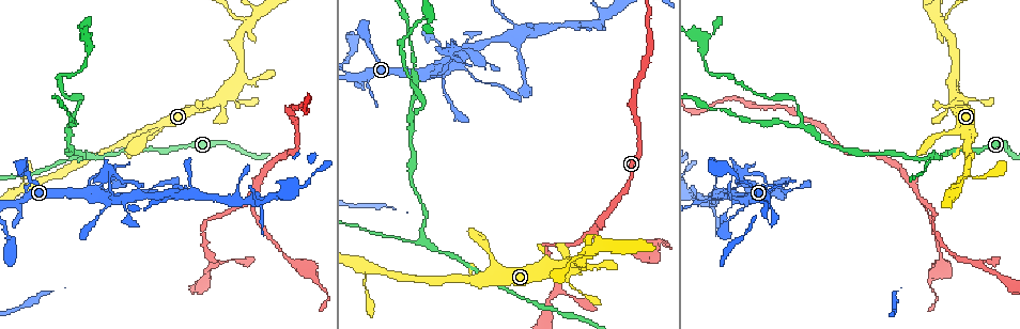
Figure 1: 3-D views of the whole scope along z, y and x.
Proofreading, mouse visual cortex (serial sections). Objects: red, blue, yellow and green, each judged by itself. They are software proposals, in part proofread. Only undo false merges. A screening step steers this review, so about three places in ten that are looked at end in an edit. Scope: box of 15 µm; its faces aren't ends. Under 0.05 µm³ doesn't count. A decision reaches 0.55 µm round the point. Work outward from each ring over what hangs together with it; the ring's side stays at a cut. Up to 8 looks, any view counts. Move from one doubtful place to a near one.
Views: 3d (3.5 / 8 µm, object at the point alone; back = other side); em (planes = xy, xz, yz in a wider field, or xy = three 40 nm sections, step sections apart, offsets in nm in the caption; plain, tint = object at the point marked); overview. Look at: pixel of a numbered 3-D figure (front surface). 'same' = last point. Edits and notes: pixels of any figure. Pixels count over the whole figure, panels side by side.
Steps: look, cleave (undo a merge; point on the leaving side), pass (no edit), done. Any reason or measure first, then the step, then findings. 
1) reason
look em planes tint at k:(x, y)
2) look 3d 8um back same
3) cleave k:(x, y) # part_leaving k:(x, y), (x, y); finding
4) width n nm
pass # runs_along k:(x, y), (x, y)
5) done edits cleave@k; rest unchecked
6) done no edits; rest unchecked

look 3d 8um at 1:(923, 201)

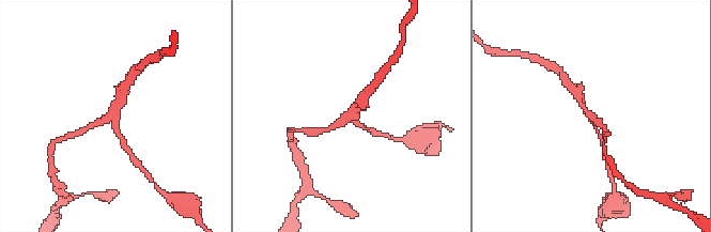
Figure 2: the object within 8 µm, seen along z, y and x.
arms 3; arm_widths 150, 200, 250 nm
look em xy step 5 tint at 2:(587, 112)

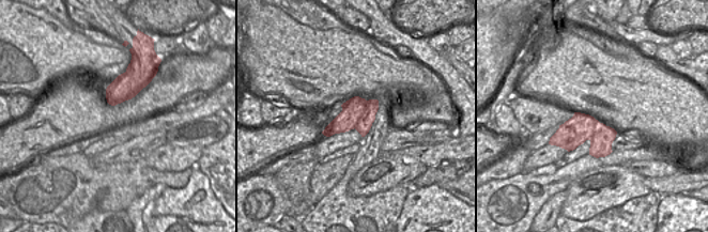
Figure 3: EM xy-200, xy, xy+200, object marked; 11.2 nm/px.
cleave 2:(123, 142) # part_leaving 2:(114, 119), (114, 129), (132, 156); two cells meet here

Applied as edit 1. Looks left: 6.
see it whole again
look overview

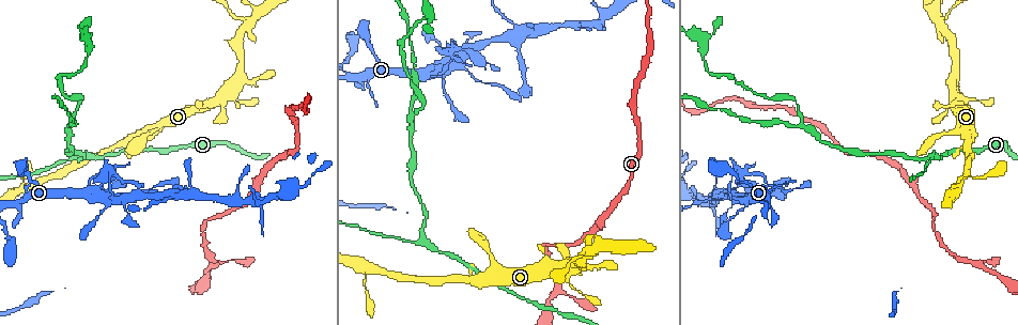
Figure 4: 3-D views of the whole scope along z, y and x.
three arms meet
look 3d 3.5um at 4:(425, 241)

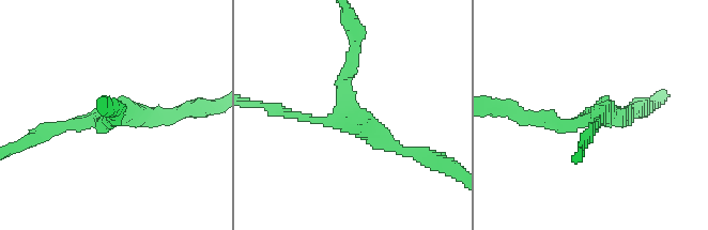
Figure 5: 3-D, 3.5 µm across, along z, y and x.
look em xy step 5 tint at 5:(593, 114)

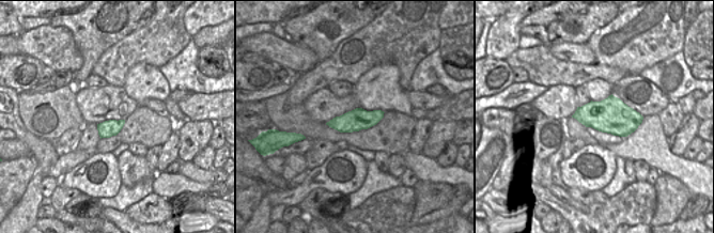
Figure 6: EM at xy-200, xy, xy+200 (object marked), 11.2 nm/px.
arm_widths 150, 200, 200 nm
pass # runs_along 5:(412, 153), (345, 109), (352, 51); one cell here

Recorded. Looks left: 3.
three-way junction
look 3d 3.5um at 4:(806, 127)

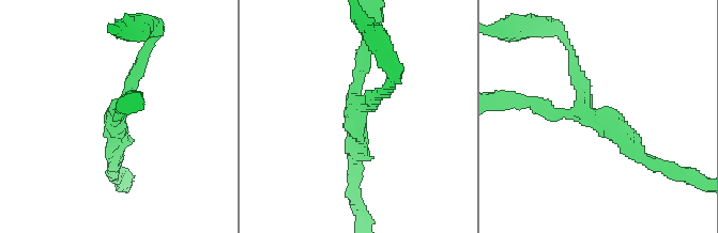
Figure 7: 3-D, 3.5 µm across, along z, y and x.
look em xy step 5 tint at 7:(356, 112)

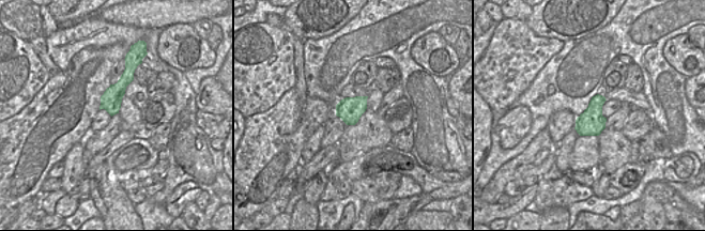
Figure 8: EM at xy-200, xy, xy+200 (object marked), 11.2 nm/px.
arm_widths 200, 200, 200 nm
pass # runs_along 7:(643, 159), (585, 107), (573, 55); continuous, no second cell

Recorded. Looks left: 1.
done edits cleave@2; rest unchecked

